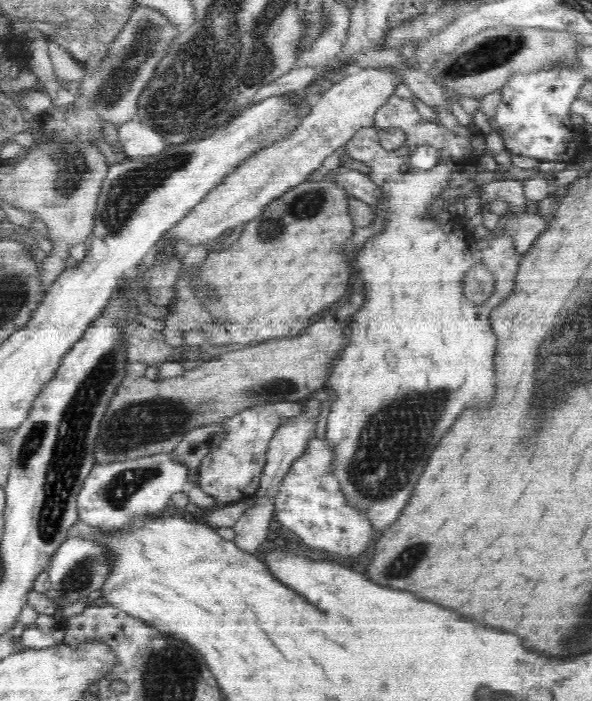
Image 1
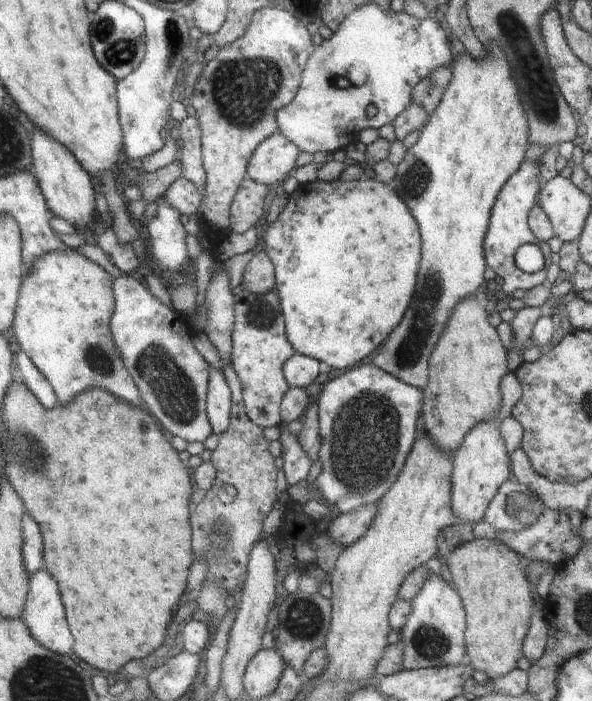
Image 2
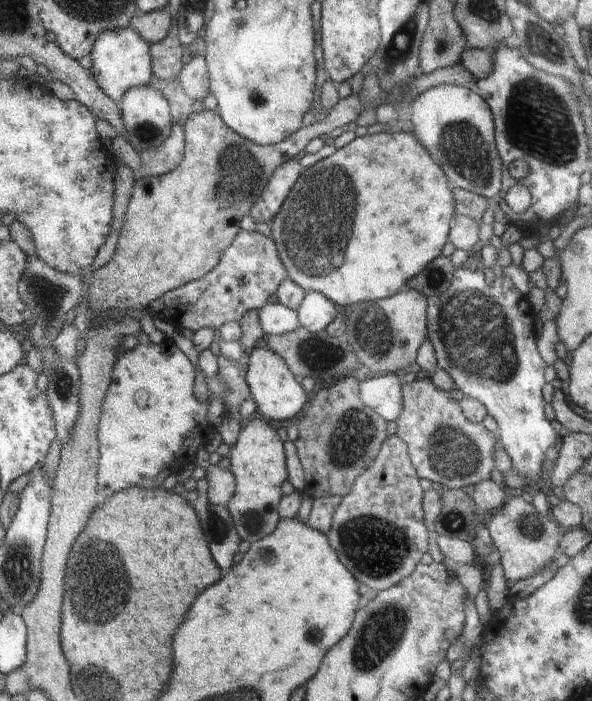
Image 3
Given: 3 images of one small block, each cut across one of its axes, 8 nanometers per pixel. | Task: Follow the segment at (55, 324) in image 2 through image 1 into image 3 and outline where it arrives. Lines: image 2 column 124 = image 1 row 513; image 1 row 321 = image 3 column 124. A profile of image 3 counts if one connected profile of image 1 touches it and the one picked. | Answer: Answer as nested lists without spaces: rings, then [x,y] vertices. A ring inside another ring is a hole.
[[[166,339],[162,344],[143,340],[136,348],[126,350],[120,356],[115,369],[115,382],[108,392],[104,406],[99,435],[99,494],[102,500],[110,500],[116,492],[126,491],[137,485],[164,488],[164,480],[168,480],[168,476],[176,476],[176,472],[180,473],[181,469],[196,461],[200,450],[212,447],[218,437],[218,429],[208,419],[209,404],[214,398],[222,399],[229,392],[229,386],[218,372],[212,378],[206,377],[208,398],[204,400],[204,396],[200,396],[200,371],[200,364],[196,364],[196,360],[192,360],[192,356],[184,352],[184,348],[178,348],[172,339]]]

